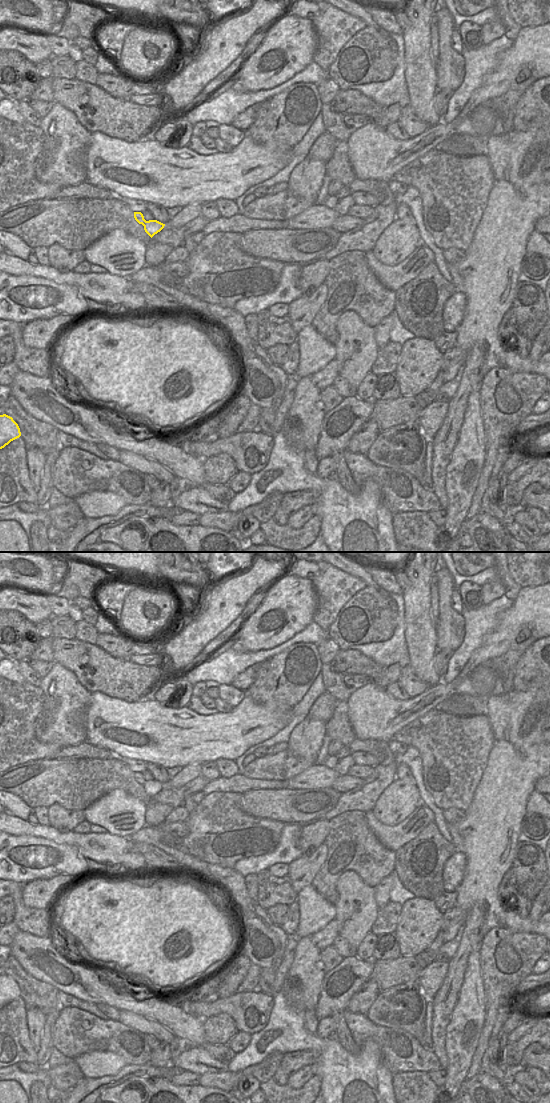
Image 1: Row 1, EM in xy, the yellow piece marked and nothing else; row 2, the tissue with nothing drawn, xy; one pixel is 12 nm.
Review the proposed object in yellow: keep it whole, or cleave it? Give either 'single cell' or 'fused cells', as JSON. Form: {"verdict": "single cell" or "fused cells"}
{"verdict": "single cell"}

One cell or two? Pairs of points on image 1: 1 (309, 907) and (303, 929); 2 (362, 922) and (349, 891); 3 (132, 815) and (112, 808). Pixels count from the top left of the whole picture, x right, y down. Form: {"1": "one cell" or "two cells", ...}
{"1": "one cell", "2": "one cell", "3": "one cell"}

